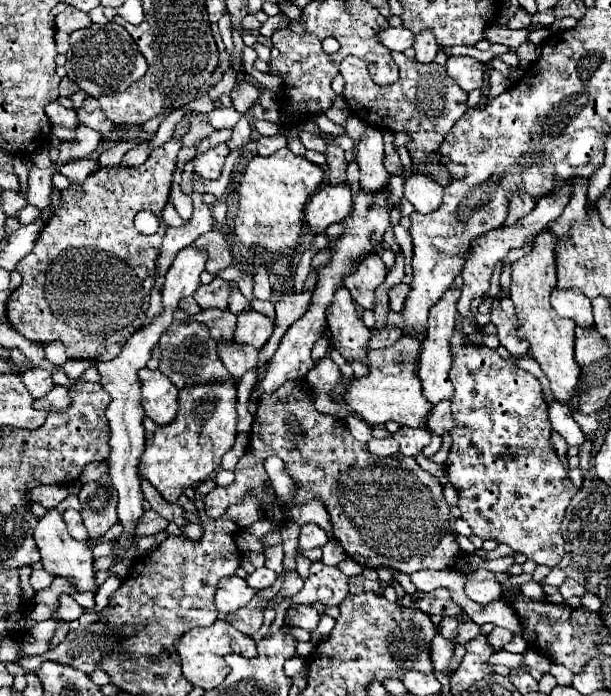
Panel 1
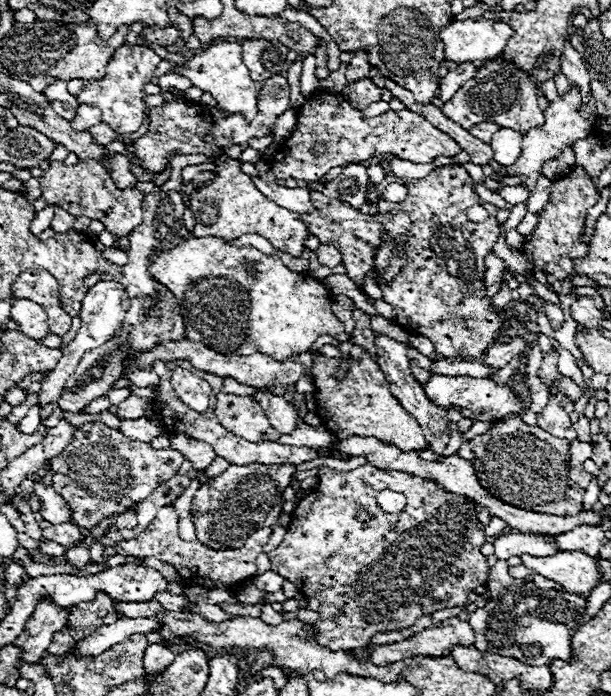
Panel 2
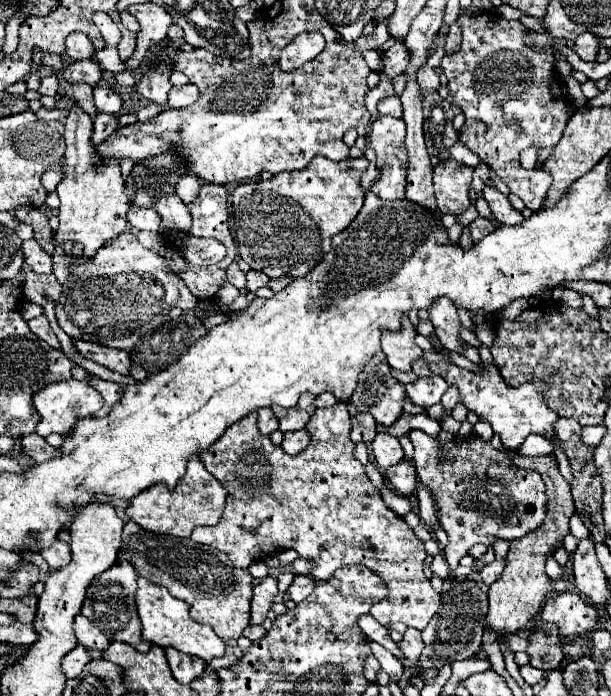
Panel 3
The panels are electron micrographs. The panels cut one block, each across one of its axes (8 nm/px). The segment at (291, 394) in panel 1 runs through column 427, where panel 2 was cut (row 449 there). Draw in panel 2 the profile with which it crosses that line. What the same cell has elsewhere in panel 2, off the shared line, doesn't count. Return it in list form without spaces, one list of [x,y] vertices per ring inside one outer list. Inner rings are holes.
[[[510,416],[498,420],[486,434],[474,436],[470,448],[474,452],[472,466],[476,468],[480,486],[498,500],[516,508],[556,516],[574,516],[584,508],[582,496],[590,484],[590,474],[582,474],[570,464],[568,440],[556,438],[540,426],[524,424],[518,416]]]

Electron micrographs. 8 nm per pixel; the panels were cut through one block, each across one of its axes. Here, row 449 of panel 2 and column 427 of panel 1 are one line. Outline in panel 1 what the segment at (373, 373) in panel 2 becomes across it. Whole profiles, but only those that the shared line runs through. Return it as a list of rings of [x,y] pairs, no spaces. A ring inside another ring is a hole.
[[[404,334],[394,346],[384,350],[370,350],[370,374],[360,380],[352,380],[352,384],[346,388],[346,402],[352,406],[352,410],[370,426],[386,424],[390,420],[410,426],[410,428],[426,428],[428,416],[434,410],[434,404],[430,400],[424,400],[422,384],[416,374],[416,362],[420,352],[420,340],[410,338]]]

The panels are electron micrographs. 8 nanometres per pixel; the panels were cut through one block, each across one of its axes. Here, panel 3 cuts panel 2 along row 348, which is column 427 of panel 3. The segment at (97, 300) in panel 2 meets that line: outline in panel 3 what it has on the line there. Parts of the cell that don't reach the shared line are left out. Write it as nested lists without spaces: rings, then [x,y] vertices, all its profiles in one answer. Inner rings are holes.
[[[428,64],[420,68],[418,72],[418,82],[420,82],[420,88],[422,88],[422,94],[428,94],[428,92],[436,92],[438,86],[440,86],[440,80],[438,80],[438,74],[434,68],[430,68]]]

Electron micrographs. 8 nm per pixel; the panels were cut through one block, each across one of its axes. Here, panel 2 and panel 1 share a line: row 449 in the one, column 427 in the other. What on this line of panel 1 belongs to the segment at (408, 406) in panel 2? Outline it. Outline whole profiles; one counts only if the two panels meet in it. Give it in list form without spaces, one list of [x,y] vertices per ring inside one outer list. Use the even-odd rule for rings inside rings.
[[[402,426],[396,434],[394,440],[400,444],[400,454],[404,456],[418,456],[424,446],[430,444],[430,432],[426,428],[408,428]]]

